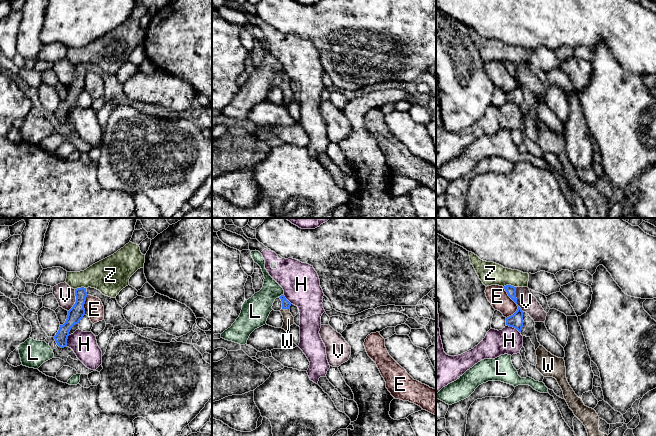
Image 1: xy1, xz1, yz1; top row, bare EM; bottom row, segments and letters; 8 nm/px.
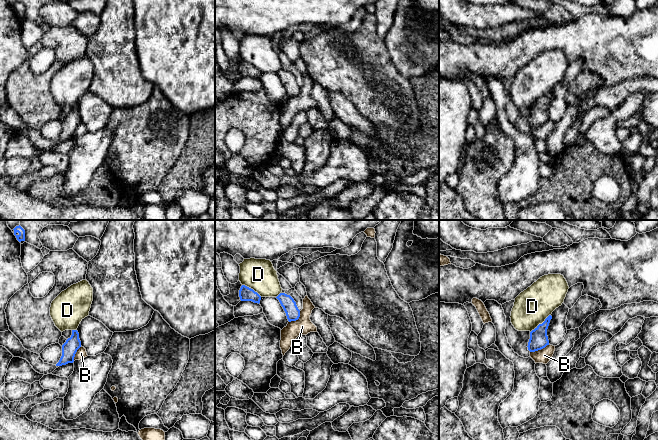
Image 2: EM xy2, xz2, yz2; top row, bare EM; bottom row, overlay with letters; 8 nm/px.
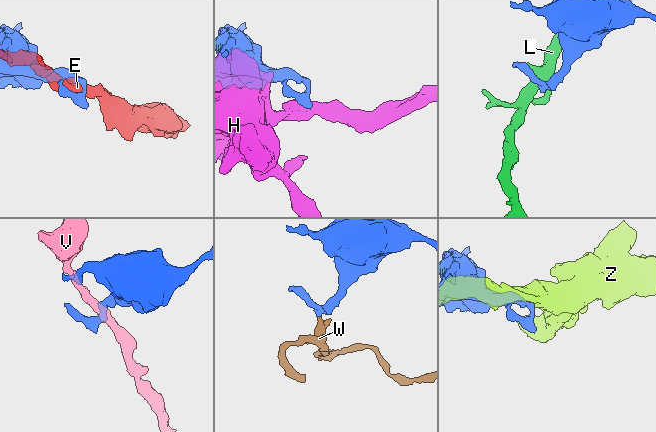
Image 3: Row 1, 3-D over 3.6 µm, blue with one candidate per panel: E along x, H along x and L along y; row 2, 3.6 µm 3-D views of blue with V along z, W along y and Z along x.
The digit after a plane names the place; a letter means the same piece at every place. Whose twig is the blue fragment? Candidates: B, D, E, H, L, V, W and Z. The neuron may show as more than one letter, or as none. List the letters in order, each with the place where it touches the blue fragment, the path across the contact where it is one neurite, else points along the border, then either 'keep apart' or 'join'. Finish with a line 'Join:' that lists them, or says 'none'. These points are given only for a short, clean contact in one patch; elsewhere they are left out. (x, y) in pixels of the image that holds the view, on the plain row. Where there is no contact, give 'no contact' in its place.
B: yz2 (539, 125) | along yz2 (549, 120), (530, 128) | keep apart
D: yz2 (540, 100) | keep apart
E: yz1 (516, 79) | keep apart
H: yz1 (513, 103) | keep apart
L: xz1 (281, 71) | along xz1 (283, 70), (279, 73) | keep apart
V: yz1 (516, 75) | along yz1 (515, 63), (516, 79), (523, 87) | keep apart
W: xz1 (286, 84) | across xz1 (286, 80), (286, 84), (288, 95) | join
Z: yz1 (509, 61) | keep apart
Join: W

